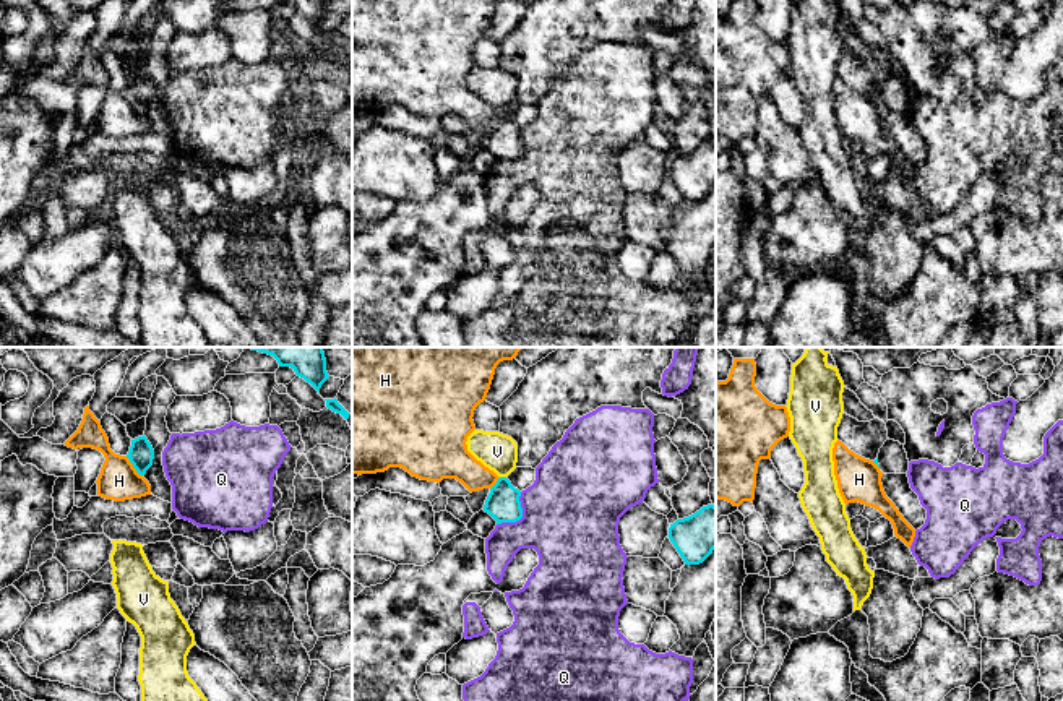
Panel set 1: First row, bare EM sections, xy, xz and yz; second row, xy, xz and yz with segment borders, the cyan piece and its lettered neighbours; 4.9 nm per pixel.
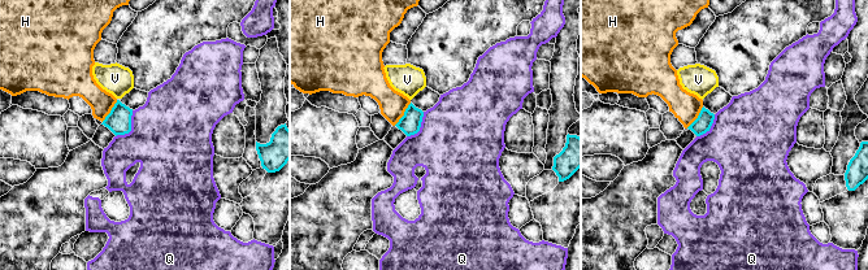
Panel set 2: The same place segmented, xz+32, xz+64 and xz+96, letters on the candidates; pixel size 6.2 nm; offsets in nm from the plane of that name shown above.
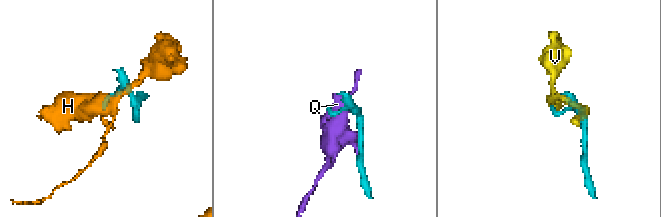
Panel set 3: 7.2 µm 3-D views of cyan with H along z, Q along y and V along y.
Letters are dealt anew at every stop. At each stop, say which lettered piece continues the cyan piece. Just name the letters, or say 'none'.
none

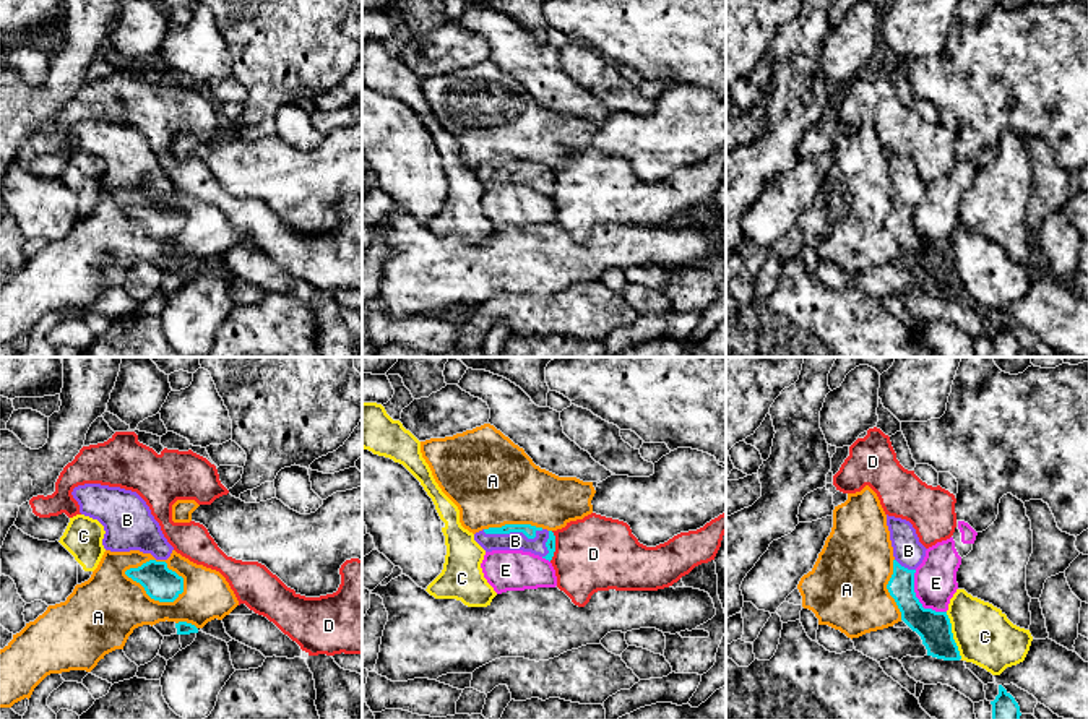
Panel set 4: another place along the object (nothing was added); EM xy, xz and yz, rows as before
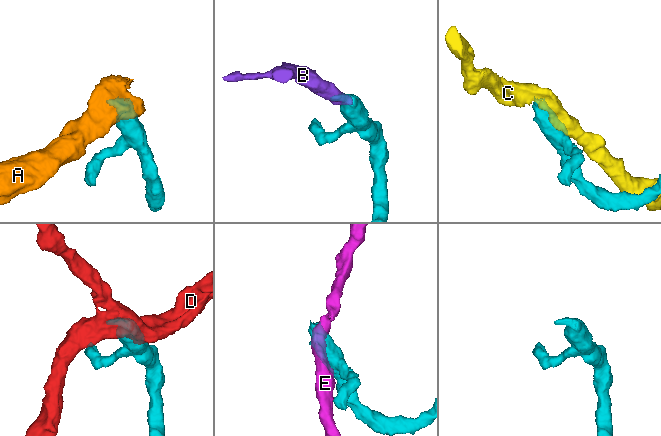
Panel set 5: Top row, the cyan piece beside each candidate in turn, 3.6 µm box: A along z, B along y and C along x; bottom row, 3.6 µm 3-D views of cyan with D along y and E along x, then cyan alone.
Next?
B

